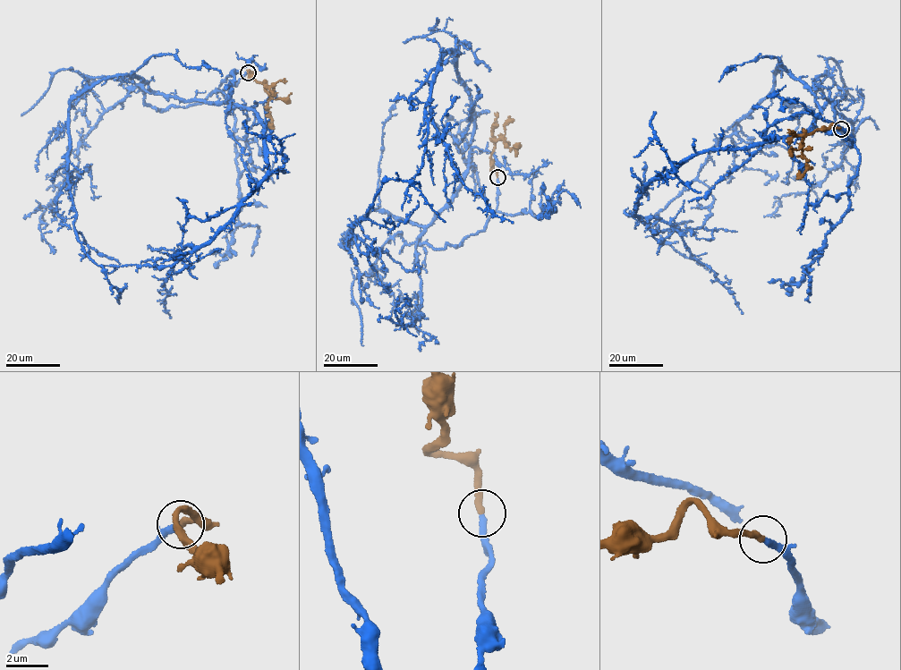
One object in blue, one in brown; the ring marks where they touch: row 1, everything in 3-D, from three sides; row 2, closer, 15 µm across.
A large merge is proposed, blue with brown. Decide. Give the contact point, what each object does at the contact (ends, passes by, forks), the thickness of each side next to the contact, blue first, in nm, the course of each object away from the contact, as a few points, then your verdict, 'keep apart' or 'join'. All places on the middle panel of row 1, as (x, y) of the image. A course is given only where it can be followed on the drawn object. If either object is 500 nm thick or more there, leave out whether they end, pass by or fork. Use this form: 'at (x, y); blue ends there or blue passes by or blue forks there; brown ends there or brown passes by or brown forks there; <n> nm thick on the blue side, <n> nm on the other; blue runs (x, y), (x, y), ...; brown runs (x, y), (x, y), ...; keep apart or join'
at (497, 177); blue ends there; brown ends there; 280 nm thick on the blue side, 320 nm on the other; blue runs (497, 177), (483, 230), (420, 242), (466, 173), (473, 128), (447, 51), (433, 126), (463, 185), (513, 222); brown runs (497, 177), (497, 173), (491, 169), (495, 142), (501, 139), (509, 148), (519, 148), (514, 145); join

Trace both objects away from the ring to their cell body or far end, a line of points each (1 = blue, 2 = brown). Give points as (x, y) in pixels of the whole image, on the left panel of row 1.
1: (248, 72), (158, 110), (140, 85), (250, 109), (267, 127), (265, 177), (162, 284), (171, 318)
2: (248, 72), (250, 77), (265, 85), (269, 96), (267, 106), (272, 122), (270, 124), (269, 122)

